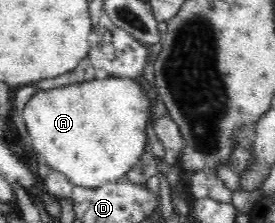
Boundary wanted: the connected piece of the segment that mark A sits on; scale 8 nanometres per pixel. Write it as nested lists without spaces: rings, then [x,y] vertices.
[[[97,71],[95,77],[89,77],[89,81],[33,93],[33,97],[25,101],[22,113],[25,129],[31,137],[32,152],[52,170],[62,173],[73,184],[81,187],[98,188],[108,181],[126,178],[126,173],[133,169],[144,150],[148,149],[150,102],[145,85],[141,85],[139,78],[111,77]]]

